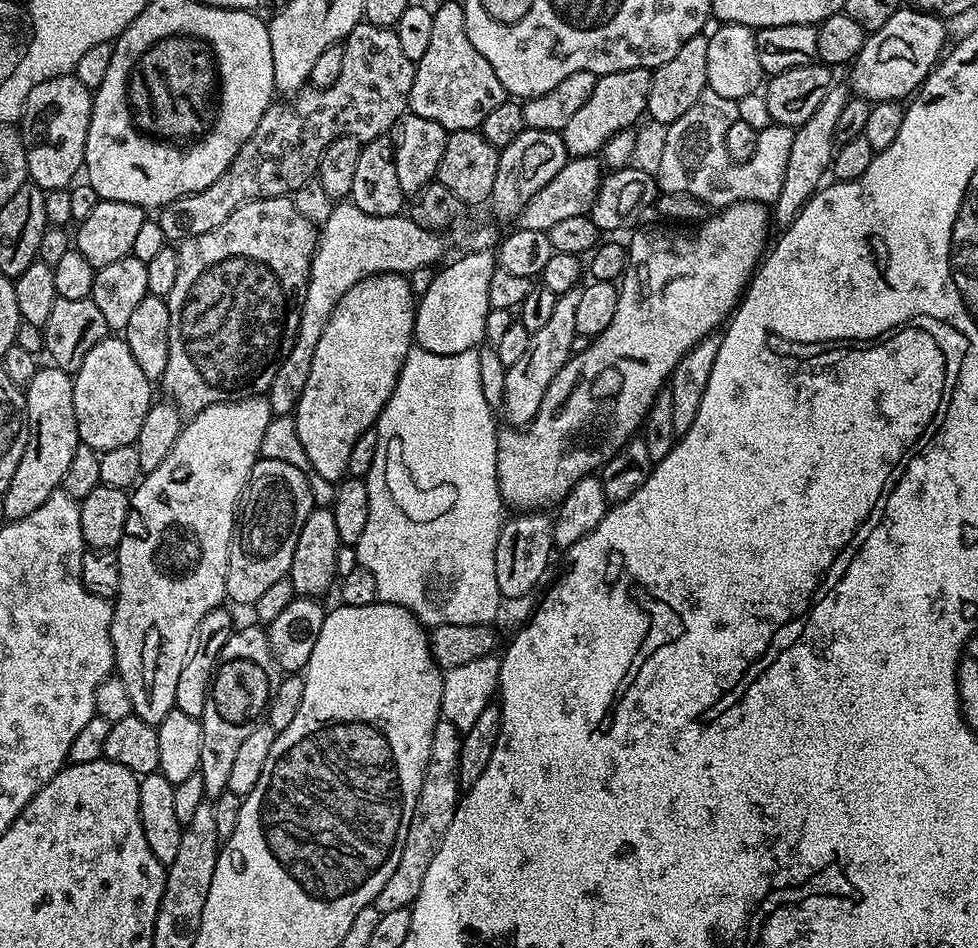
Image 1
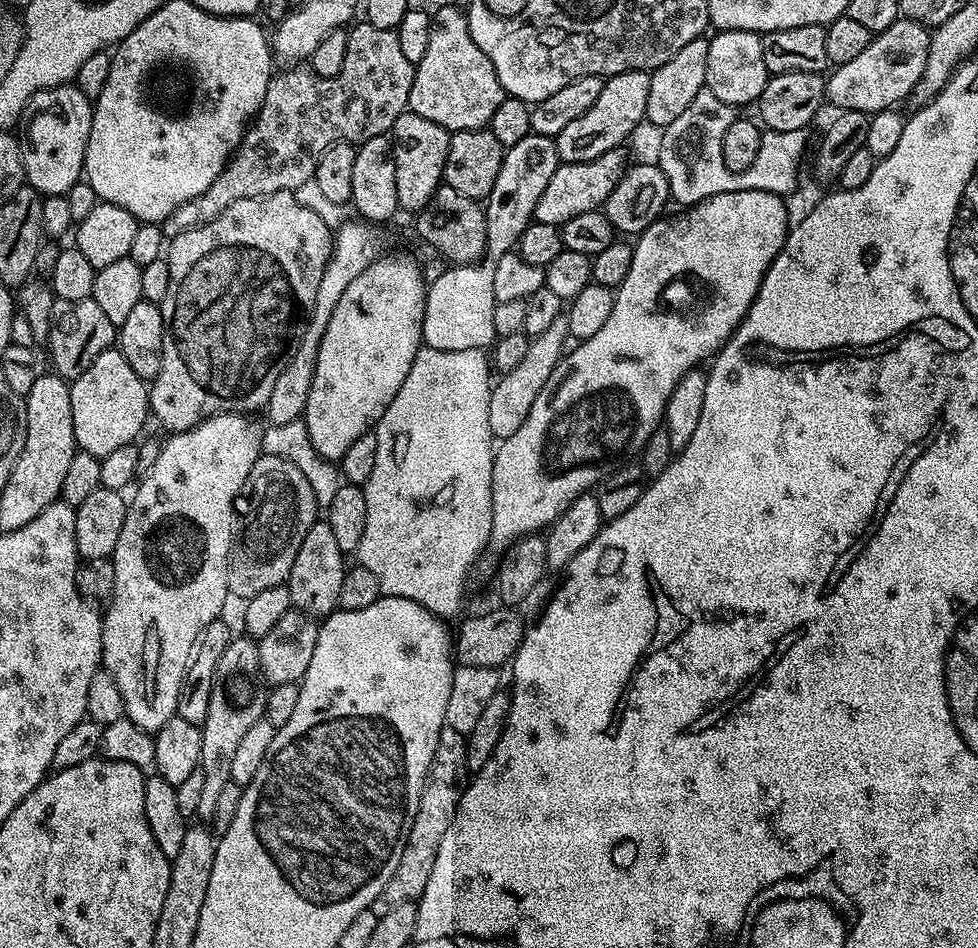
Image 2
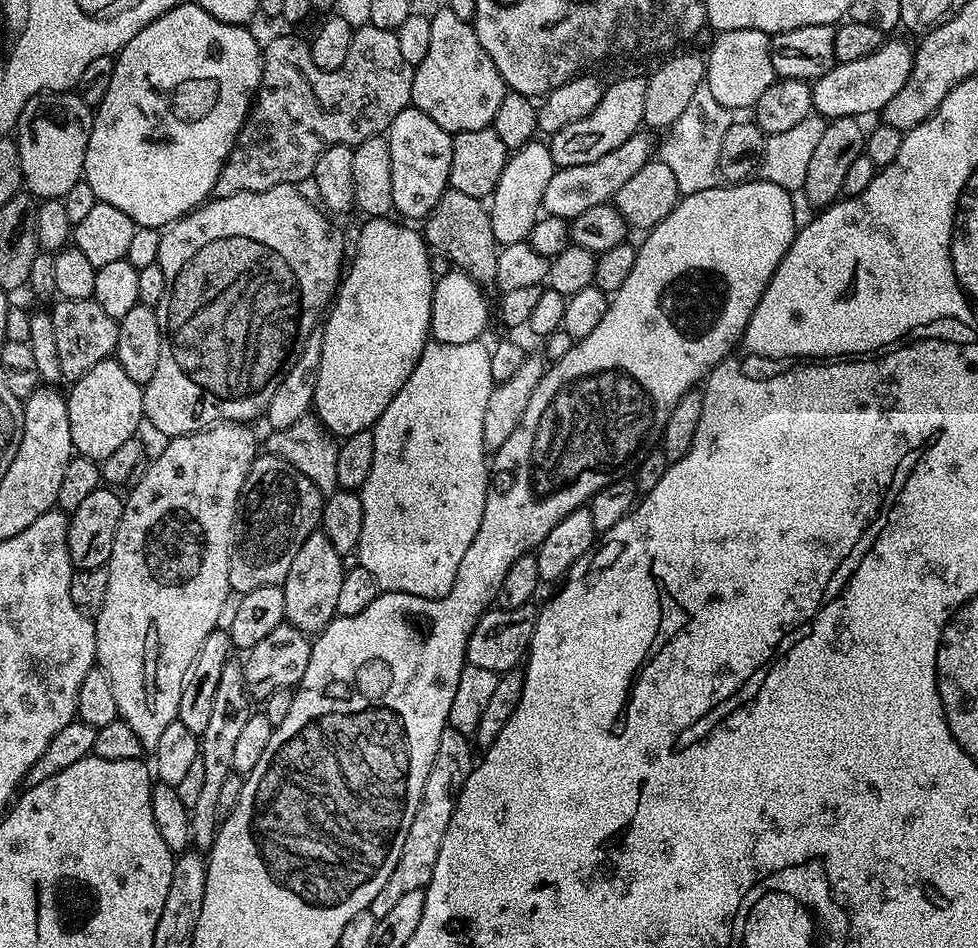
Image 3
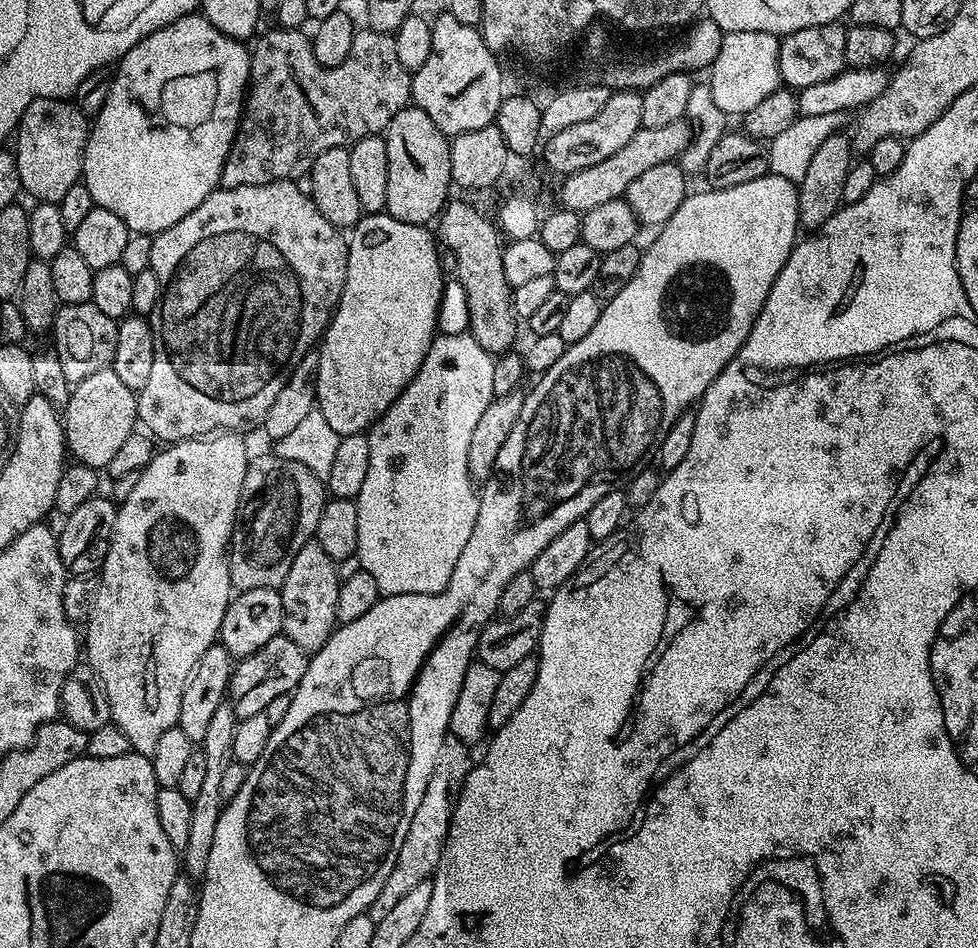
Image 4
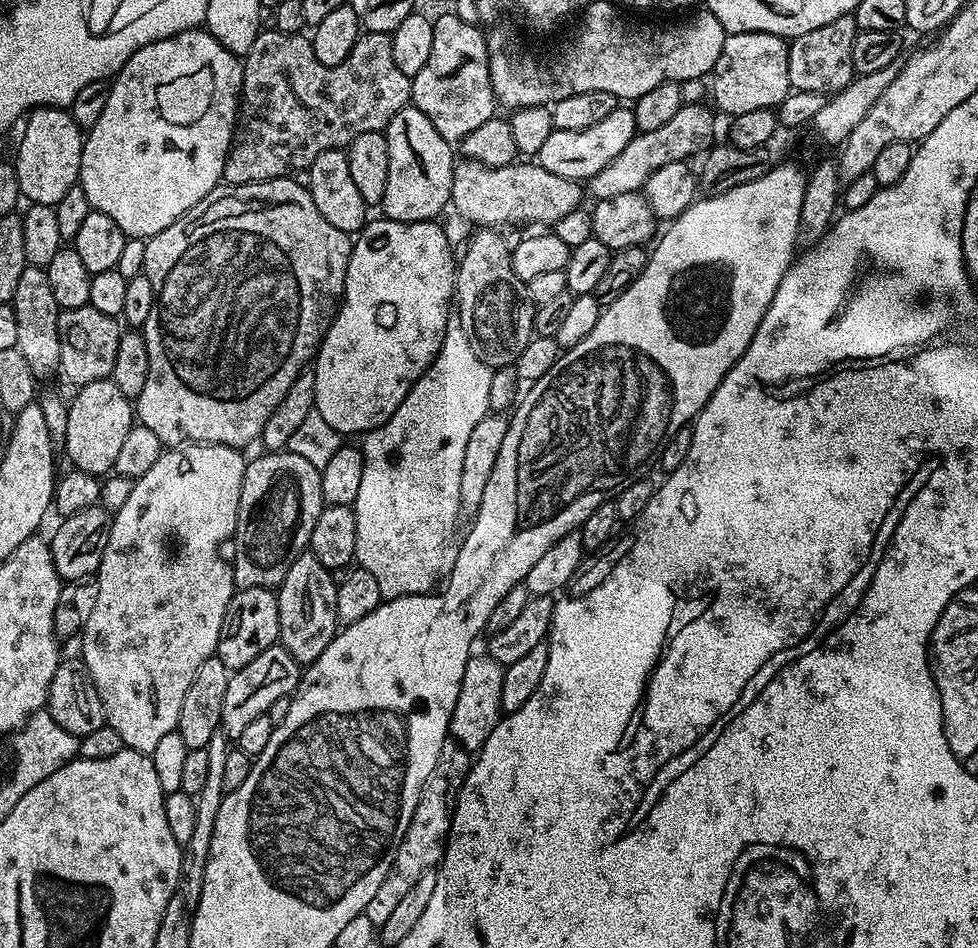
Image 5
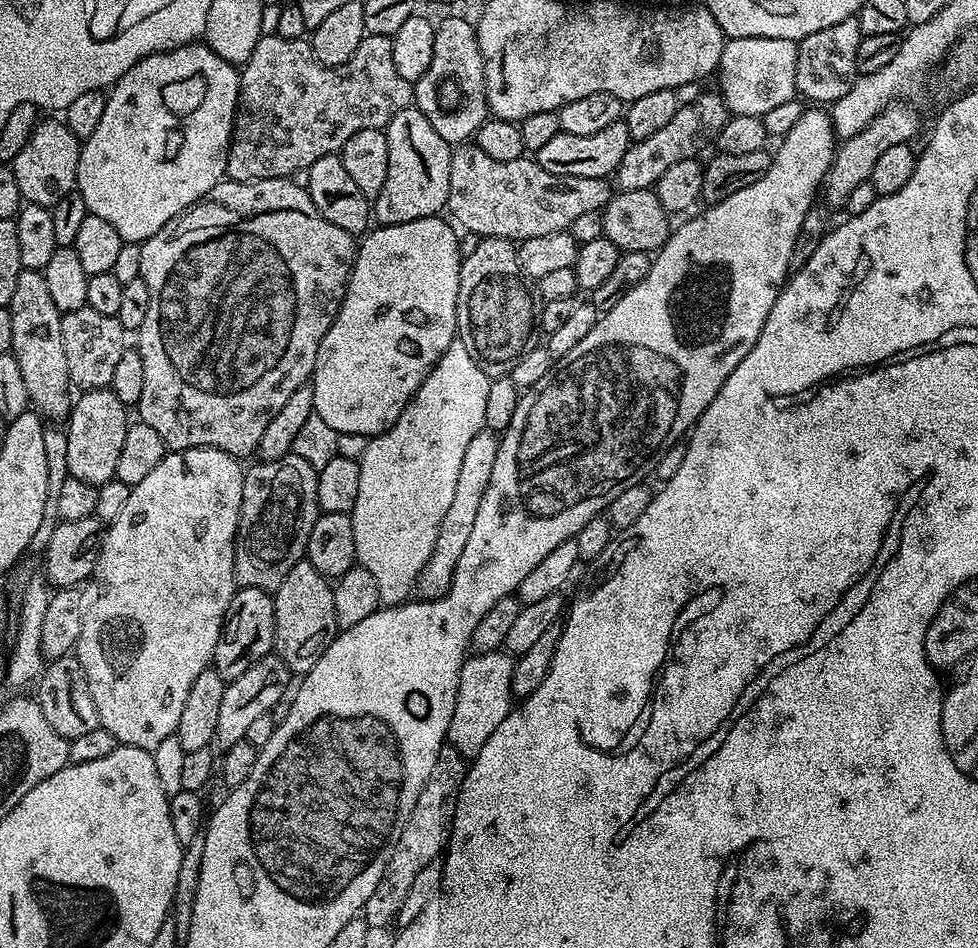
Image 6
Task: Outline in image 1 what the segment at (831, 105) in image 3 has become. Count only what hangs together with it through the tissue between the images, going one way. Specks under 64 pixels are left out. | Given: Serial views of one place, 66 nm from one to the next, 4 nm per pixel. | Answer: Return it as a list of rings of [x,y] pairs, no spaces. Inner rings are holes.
[[[911,6],[897,8],[886,26],[865,39],[862,50],[852,61],[852,92],[869,102],[900,102],[903,101],[903,96],[911,97],[936,67],[945,51],[944,39],[948,32],[944,29],[944,24],[945,21],[934,12],[921,12],[919,8]]]

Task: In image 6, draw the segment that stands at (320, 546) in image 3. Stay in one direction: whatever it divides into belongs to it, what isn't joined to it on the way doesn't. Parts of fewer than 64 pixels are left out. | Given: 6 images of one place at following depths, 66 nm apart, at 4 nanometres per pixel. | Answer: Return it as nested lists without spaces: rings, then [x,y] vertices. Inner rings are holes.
[[[299,560],[292,567],[290,574],[282,578],[282,582],[274,589],[272,596],[274,606],[274,645],[275,655],[286,662],[289,673],[303,674],[309,672],[322,658],[326,646],[338,634],[336,615],[334,614],[334,594],[329,577],[318,574],[312,563]]]

